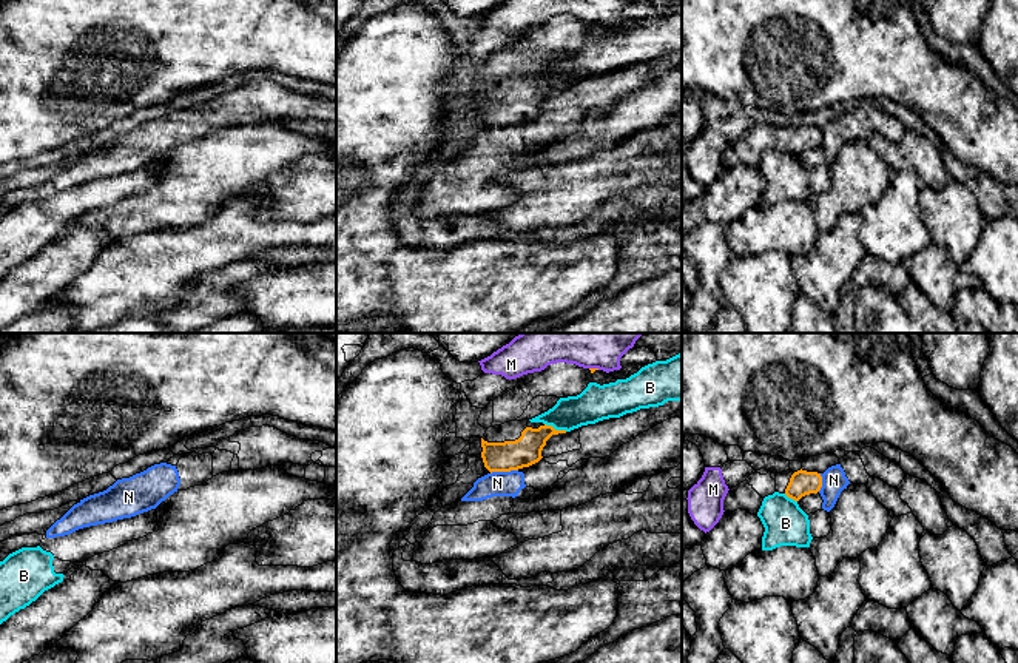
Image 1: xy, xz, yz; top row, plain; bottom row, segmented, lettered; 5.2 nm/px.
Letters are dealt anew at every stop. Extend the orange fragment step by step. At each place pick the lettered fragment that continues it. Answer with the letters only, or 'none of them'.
none of them

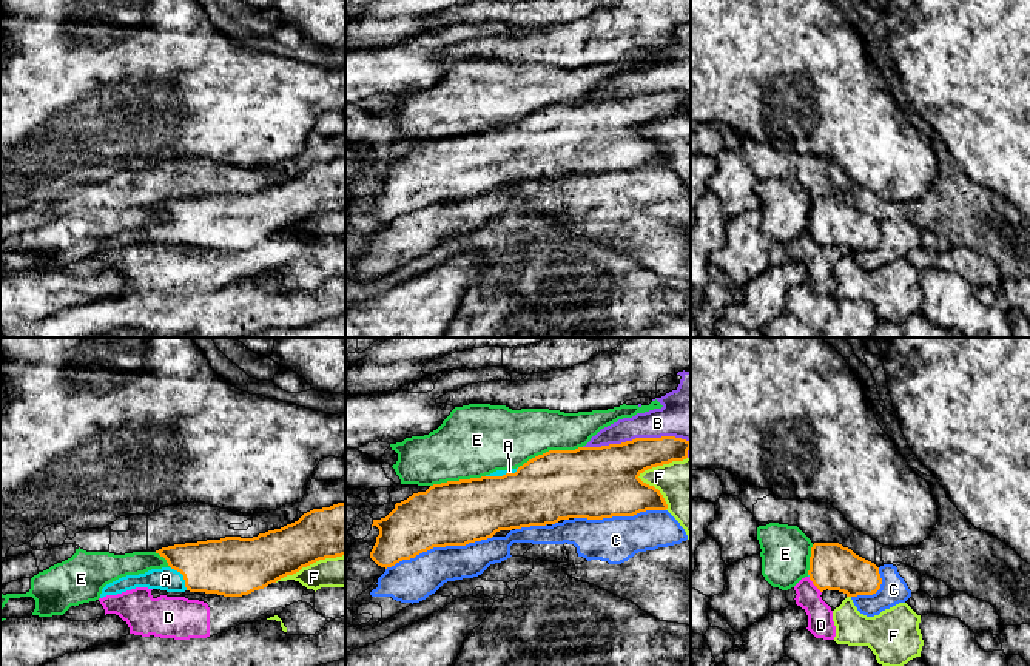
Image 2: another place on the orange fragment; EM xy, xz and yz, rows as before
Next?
A

